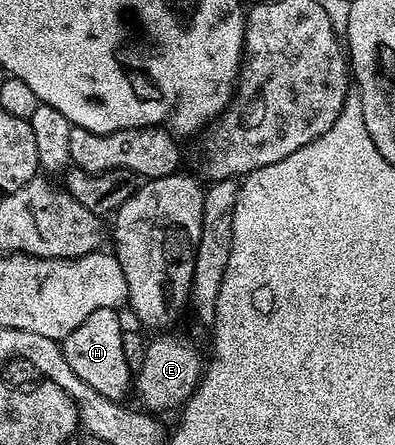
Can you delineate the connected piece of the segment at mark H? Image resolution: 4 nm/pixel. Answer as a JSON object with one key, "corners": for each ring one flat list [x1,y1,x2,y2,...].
{"corners":[[100,308,75,327,63,342,65,358,71,363,71,371,79,375,99,391,99,395,107,395,107,399,120,402,125,392,130,392,131,382,134,380,134,370,127,363,127,355,123,355,123,324,120,314,111,308]]}

